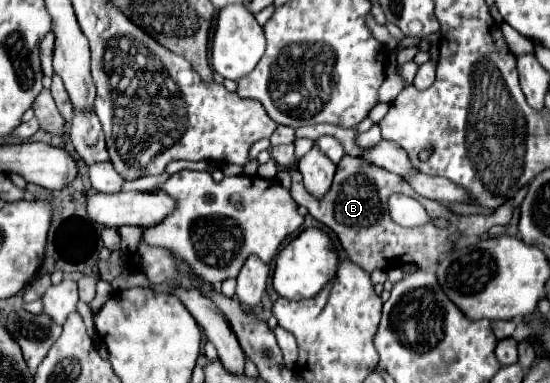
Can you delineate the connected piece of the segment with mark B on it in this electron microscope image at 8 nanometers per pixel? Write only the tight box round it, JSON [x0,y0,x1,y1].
[289,155,513,273]

